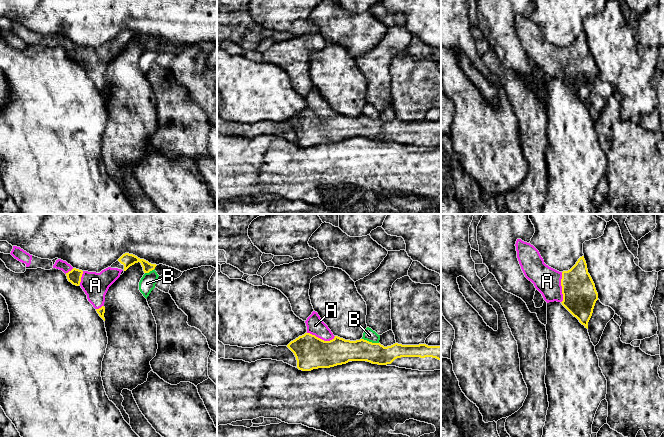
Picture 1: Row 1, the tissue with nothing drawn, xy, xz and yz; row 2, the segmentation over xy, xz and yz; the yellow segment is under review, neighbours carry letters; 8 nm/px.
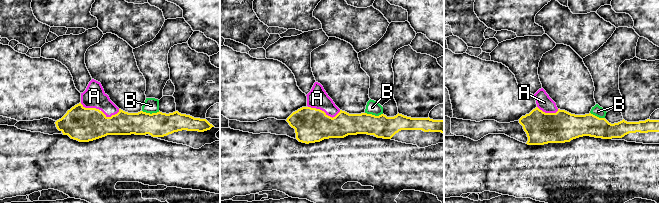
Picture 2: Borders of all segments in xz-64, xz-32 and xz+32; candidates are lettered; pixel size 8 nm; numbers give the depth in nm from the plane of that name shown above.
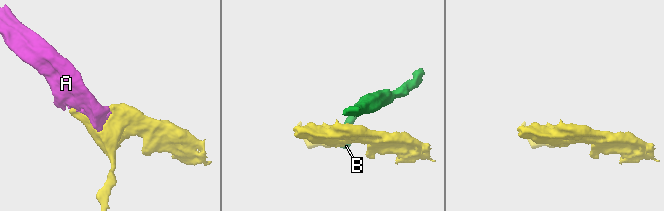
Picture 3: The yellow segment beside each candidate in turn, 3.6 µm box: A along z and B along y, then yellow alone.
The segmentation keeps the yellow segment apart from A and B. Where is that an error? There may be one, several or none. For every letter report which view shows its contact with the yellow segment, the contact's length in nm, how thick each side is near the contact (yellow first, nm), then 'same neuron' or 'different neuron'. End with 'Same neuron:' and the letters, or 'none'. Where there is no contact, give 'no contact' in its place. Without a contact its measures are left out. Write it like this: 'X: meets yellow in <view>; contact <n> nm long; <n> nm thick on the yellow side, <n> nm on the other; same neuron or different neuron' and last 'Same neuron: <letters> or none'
A: meets yellow in yz; contact 240 nm long; 280 nm thick on the yellow side, 220 nm on the other; same neuron
B: meets yellow in xz; contact 140 nm long; 200 nm thick on the yellow side, 90 nm on the other; different neuron
Same neuron: A

